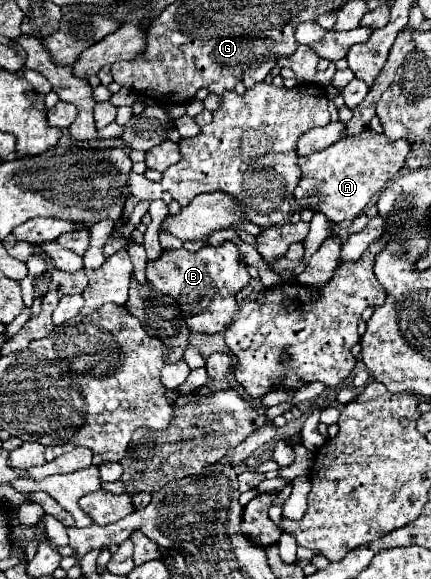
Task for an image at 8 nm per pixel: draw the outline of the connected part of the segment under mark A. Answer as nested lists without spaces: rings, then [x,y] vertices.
[[[365,129],[359,135],[341,139],[339,143],[305,155],[299,159],[299,167],[303,177],[295,187],[295,199],[301,207],[321,211],[333,223],[353,221],[359,217],[365,207],[369,207],[371,199],[381,193],[387,181],[391,181],[401,169],[403,161],[409,153],[407,141],[391,143],[383,133],[375,133],[373,129]]]

